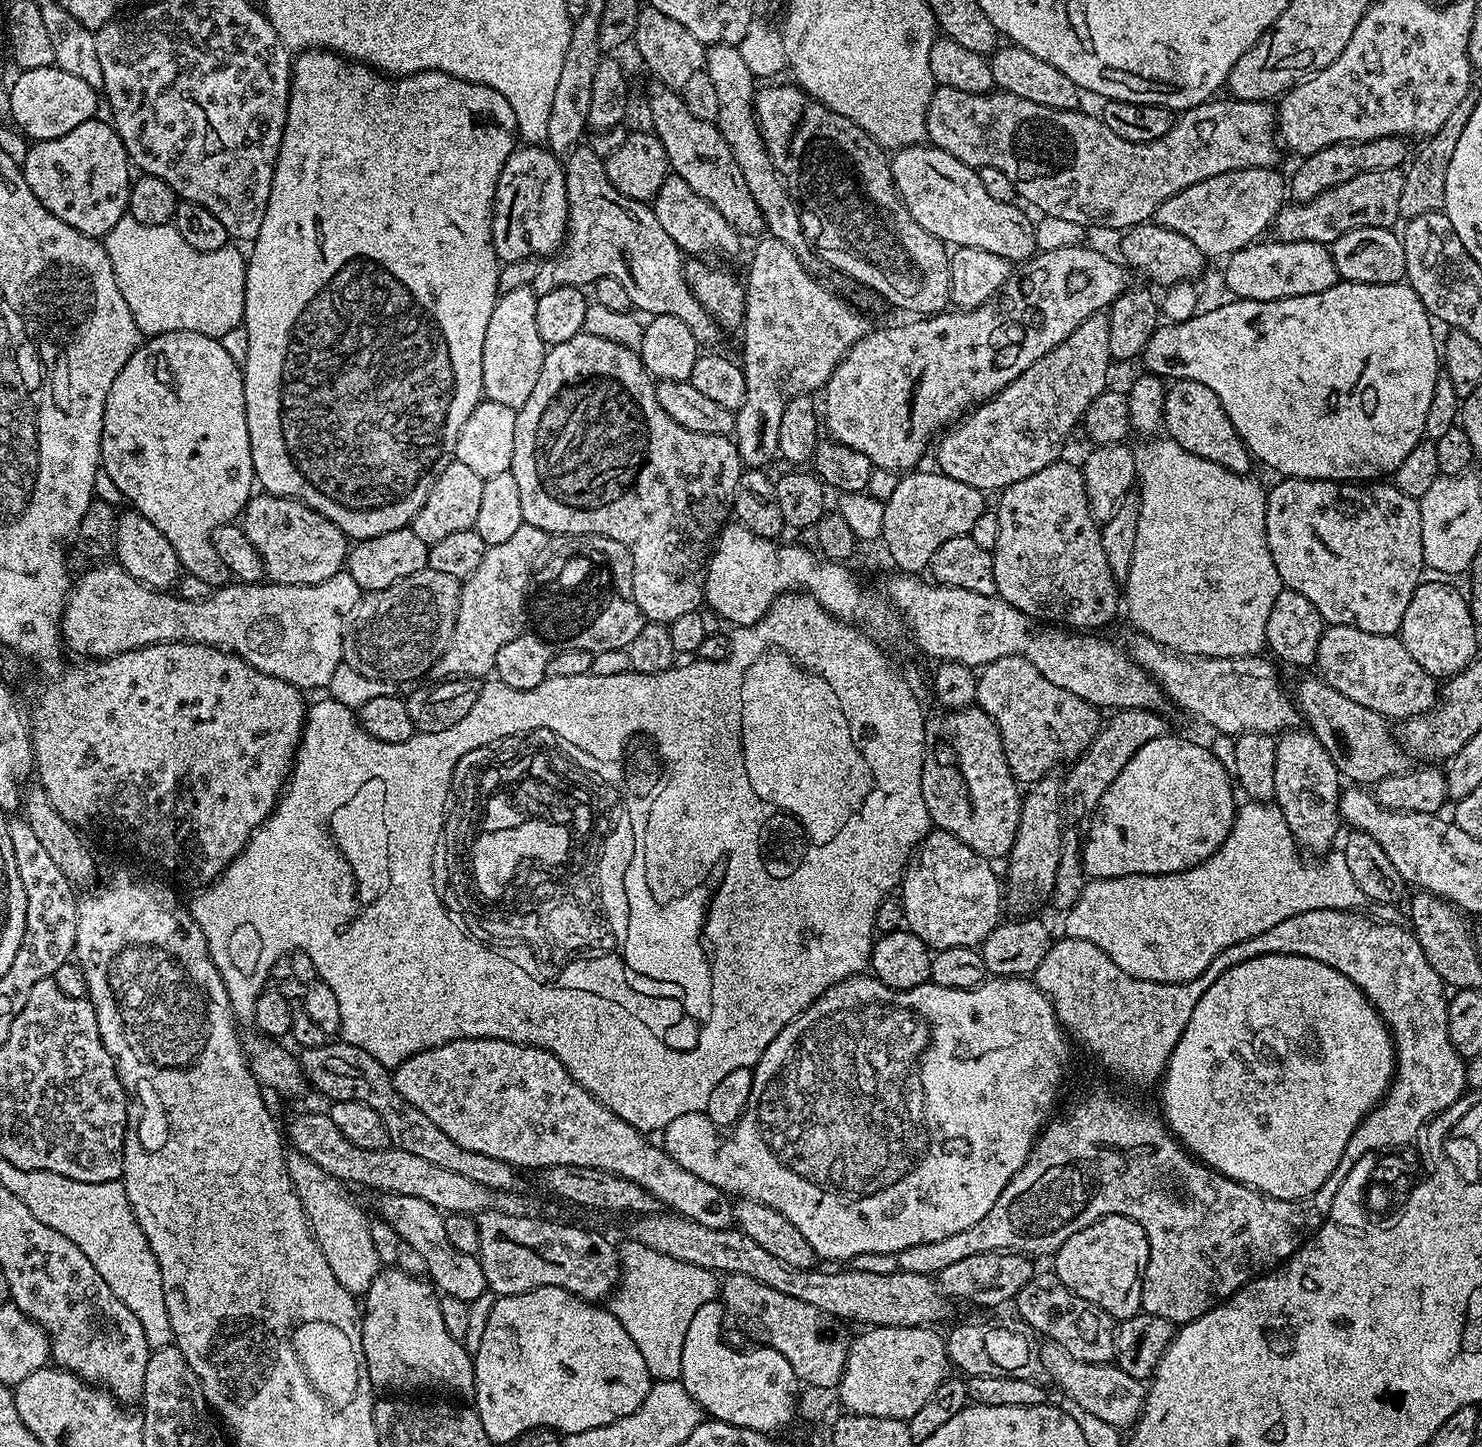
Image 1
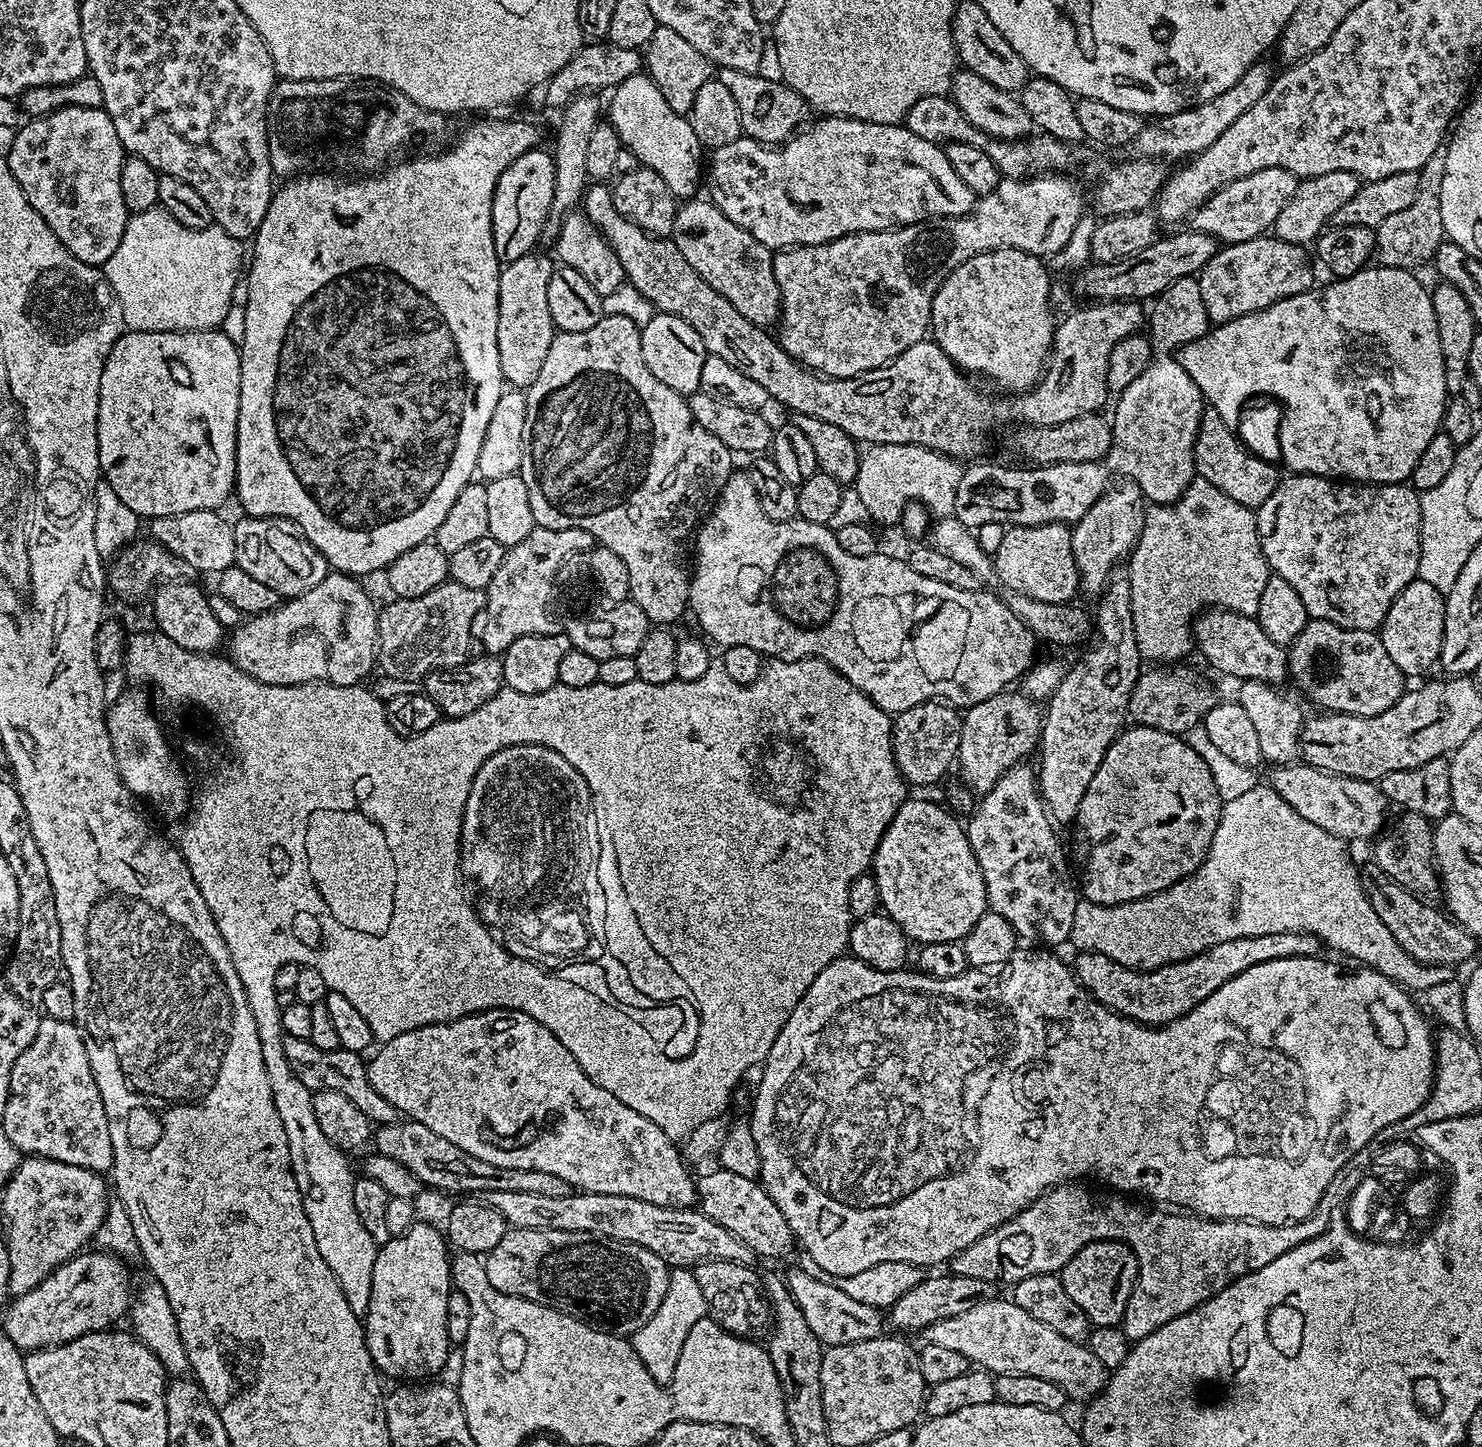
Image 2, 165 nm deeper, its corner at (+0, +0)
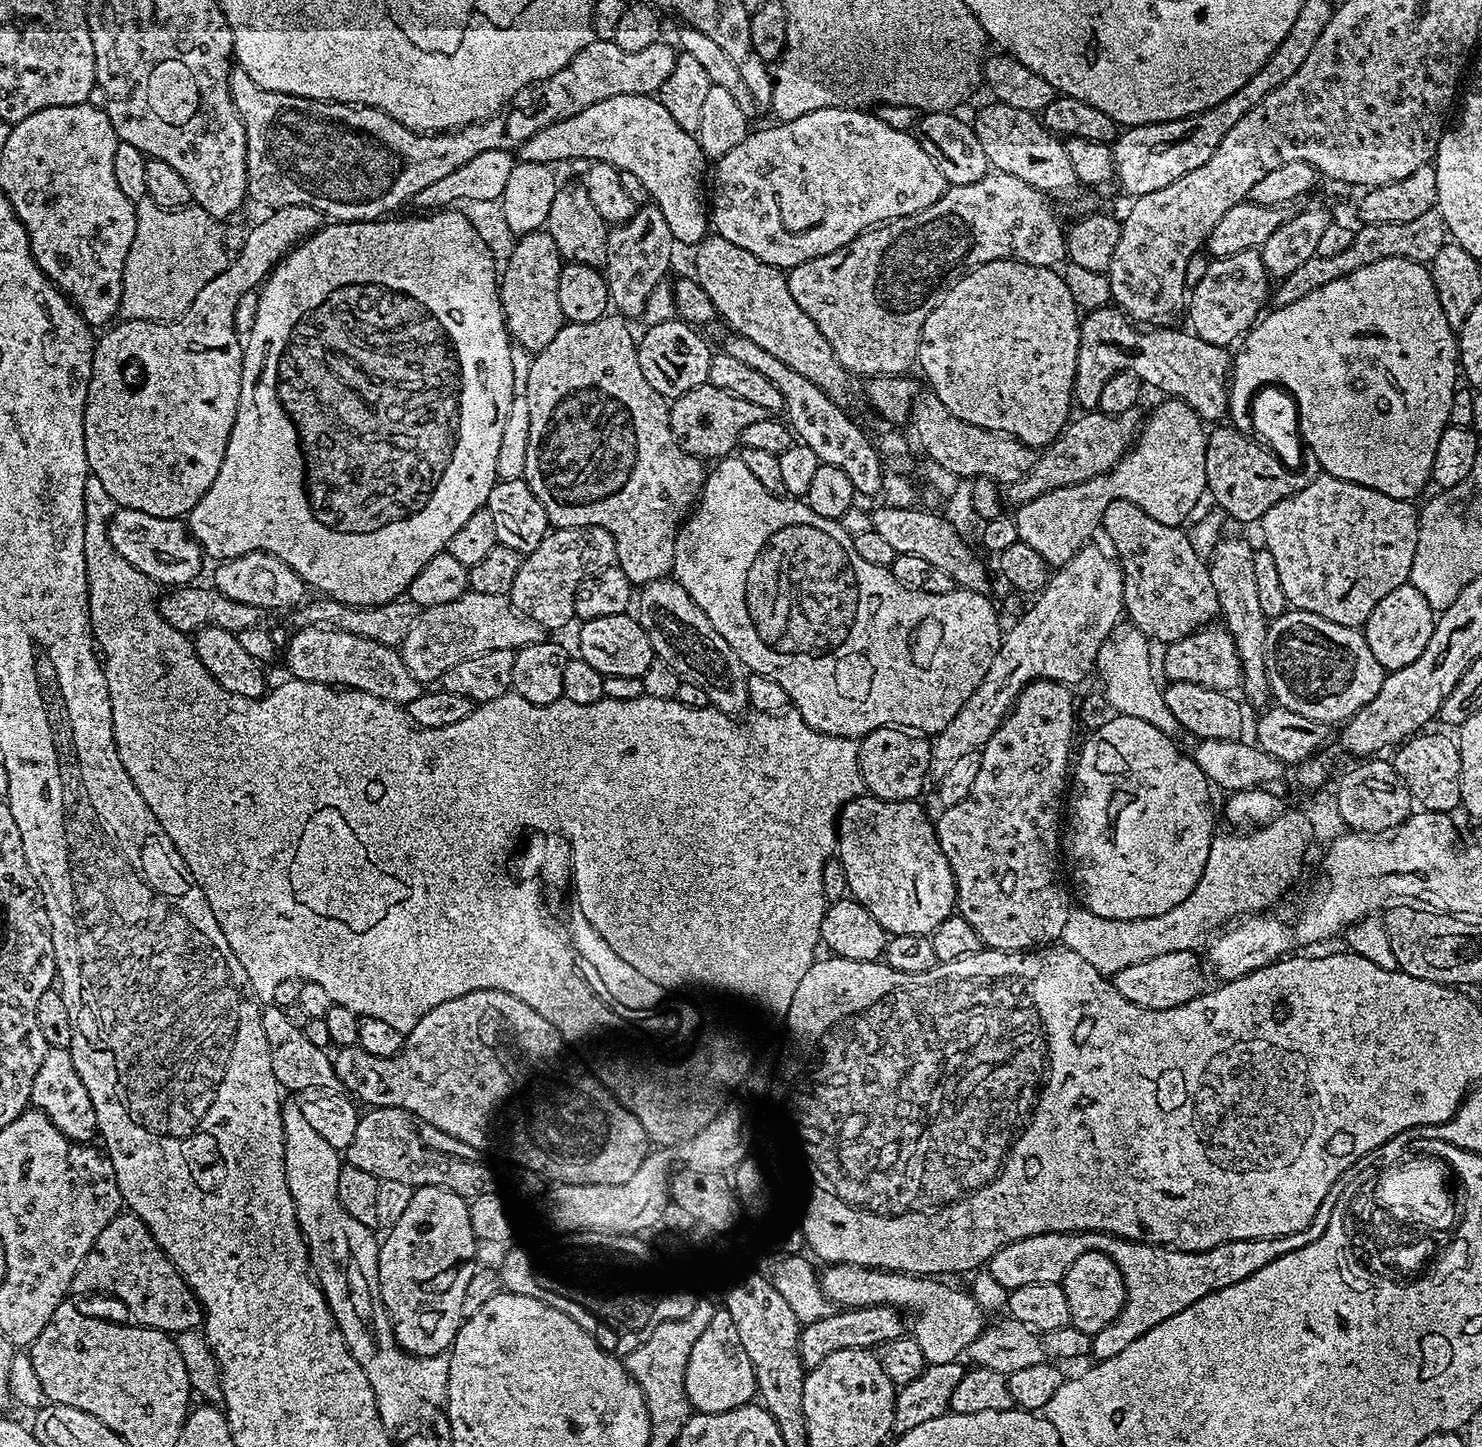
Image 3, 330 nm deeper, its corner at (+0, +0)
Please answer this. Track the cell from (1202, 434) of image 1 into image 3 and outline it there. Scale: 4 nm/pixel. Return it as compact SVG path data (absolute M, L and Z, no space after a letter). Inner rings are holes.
M1224 426L1213 427L1216 429L1207 433L1206 482L1207 491L1216 499L1215 507L1221 513L1229 512L1234 519L1244 524L1252 524L1255 520L1257 523L1263 521L1270 506L1308 485L1309 477L1303 476L1303 471L1285 466L1263 443L1255 439L1247 440L1242 433L1232 428L1220 427Z

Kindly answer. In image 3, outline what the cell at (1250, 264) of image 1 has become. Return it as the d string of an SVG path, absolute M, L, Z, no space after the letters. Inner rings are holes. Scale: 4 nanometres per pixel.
M1251 248L1233 256L1213 259L1205 267L1201 281L1191 289L1190 299L1186 304L1186 320L1188 318L1192 323L1189 324L1191 331L1195 332L1198 338L1224 350L1227 349L1227 344L1235 345L1256 323L1269 300L1268 271L1263 265L1259 251Z

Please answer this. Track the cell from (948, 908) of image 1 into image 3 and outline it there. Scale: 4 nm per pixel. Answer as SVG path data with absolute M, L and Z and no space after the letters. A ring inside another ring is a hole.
M861 794L845 804L838 821L838 858L846 870L846 882L851 899L866 906L889 934L929 935L956 908L956 879L936 840L933 817L924 813L916 800L878 800L871 794Z

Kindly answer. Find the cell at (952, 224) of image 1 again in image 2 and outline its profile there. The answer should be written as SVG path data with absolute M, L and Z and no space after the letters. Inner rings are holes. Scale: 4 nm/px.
M824 116L816 119L820 120L813 119L807 127L784 141L782 148L783 151L788 151L788 156L782 157L781 160L779 147L760 144L751 136L745 135L741 135L739 140L717 148L711 153L712 169L709 172L707 169L706 184L712 187L712 193L710 193L712 203L718 206L718 210L722 210L722 214L726 214L726 218L730 218L730 222L734 222L734 226L754 234L754 238L758 238L762 246L773 250L783 250L798 248L801 244L828 244L831 240L837 240L843 236L853 236L855 232L882 232L905 224L919 224L920 221L929 218L967 216L975 209L978 197L970 190L970 186L966 186L966 182L962 182L962 178L958 178L957 171L954 170L954 166L950 166L950 158L946 158L941 145L926 142L926 138L918 138L918 134L914 134L906 126L900 124L875 124L850 120L847 116Z

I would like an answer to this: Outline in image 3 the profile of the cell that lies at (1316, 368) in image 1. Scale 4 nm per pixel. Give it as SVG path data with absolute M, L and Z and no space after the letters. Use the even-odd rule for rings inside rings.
M1386 258L1382 262L1362 266L1334 282L1326 282L1326 286L1318 286L1318 290L1310 290L1306 298L1298 298L1298 302L1290 302L1290 306L1272 308L1267 314L1261 315L1244 333L1236 350L1236 361L1233 359L1230 364L1231 403L1247 405L1257 389L1263 388L1264 385L1280 385L1296 401L1300 435L1306 438L1307 451L1312 451L1313 458L1324 467L1321 469L1327 475L1373 488L1399 500L1415 501L1416 495L1424 487L1429 487L1434 466L1434 450L1438 446L1438 438L1442 438L1442 430L1449 427L1450 402L1458 387L1458 336L1450 322L1446 322L1446 314L1442 314L1442 306L1434 290L1432 273L1425 265L1402 258Z

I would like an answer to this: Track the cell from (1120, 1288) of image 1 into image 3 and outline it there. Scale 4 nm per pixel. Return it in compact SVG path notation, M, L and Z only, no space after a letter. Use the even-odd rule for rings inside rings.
M1087 1252L1082 1254L1082 1258L1074 1258L1074 1262L1066 1270L1062 1283L1066 1290L1066 1303L1070 1305L1071 1327L1096 1338L1104 1329L1121 1319L1126 1303L1124 1275L1106 1254Z

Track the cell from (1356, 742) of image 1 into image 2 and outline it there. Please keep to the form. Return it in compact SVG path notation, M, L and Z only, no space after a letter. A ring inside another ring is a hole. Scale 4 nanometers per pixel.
M1212 606L1196 617L1192 634L1195 651L1204 655L1205 662L1210 667L1217 668L1222 675L1233 676L1236 682L1260 680L1264 684L1280 686L1284 679L1289 679L1285 645L1270 642L1270 638L1266 638L1266 630L1262 630L1255 616L1243 616Z

